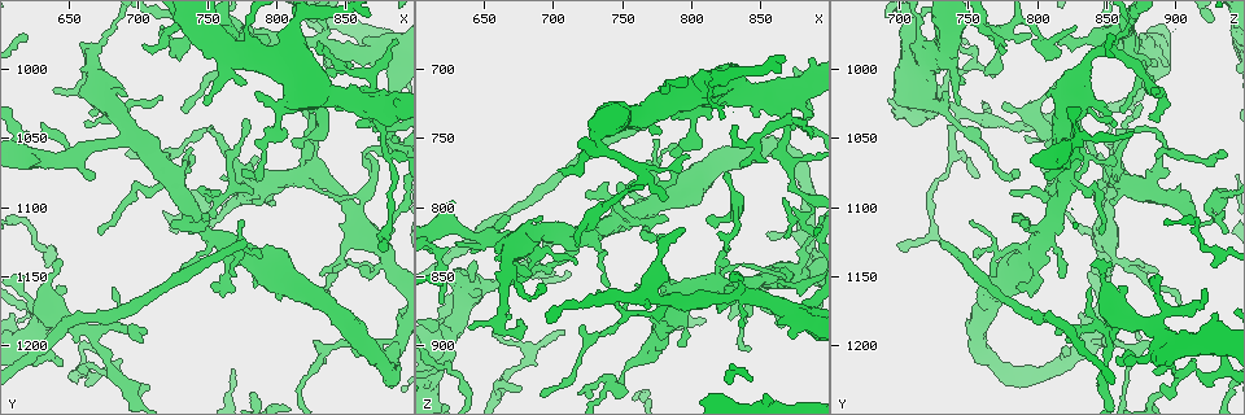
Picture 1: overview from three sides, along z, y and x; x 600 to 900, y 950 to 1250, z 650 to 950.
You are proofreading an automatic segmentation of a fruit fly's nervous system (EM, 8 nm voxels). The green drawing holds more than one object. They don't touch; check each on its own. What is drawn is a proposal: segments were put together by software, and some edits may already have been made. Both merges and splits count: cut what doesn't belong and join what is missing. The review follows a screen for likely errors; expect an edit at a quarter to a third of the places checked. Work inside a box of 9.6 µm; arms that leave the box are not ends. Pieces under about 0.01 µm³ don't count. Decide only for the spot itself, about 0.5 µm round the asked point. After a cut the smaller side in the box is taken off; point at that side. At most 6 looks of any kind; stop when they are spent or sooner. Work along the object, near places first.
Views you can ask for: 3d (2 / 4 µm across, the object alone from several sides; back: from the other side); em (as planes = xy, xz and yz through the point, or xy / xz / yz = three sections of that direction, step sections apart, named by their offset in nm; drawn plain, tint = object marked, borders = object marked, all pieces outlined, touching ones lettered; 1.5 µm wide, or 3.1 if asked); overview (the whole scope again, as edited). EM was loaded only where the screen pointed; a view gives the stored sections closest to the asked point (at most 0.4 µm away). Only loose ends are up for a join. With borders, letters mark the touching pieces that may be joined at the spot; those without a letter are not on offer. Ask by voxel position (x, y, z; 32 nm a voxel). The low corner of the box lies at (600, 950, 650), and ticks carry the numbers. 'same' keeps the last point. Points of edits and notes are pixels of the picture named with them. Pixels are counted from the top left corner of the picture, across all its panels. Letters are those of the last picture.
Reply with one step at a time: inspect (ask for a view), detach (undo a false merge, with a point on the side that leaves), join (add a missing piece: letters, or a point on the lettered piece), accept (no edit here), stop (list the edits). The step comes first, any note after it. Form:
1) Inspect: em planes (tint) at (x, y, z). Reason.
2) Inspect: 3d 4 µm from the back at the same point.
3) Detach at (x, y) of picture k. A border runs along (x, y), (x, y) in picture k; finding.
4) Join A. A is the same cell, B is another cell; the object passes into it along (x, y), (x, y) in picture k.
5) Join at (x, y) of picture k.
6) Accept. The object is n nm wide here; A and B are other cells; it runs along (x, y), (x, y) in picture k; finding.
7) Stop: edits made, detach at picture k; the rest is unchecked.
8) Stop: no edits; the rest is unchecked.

Inspect: 3d 4 µm from the back at (708, 1228, 890). An open end.

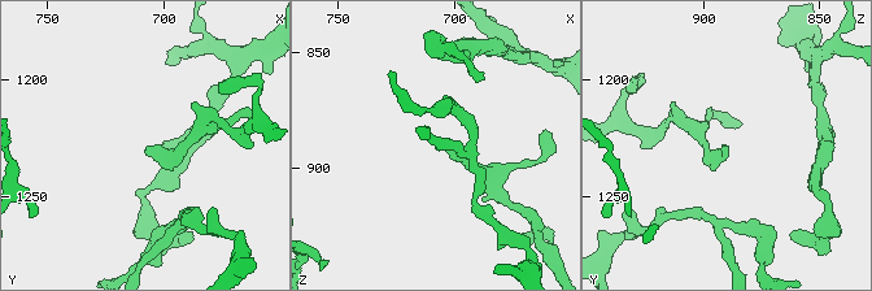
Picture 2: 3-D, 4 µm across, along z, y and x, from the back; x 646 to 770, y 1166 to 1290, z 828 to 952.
Inspect: em xz step 8 (borders) at (708, 1228, 892). Shape alone is not enough.

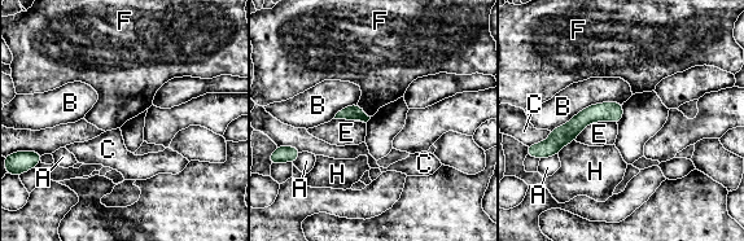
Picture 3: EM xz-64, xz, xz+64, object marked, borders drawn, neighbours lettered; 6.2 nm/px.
Accept. A, B, C, E, F and H are other cells; a border runs along (357, 104), (370, 117) in picture 3; no lettered piece goes on from it.

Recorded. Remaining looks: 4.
Inspect: 3d 4 µm at (836, 1090, 840). Free end.

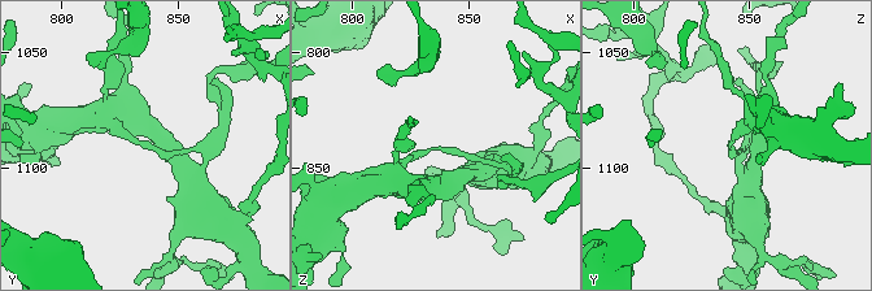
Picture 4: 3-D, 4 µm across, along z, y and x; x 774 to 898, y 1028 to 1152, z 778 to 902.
Inspect: em planes (borders) at (835, 1090, 840). Need the tissue.

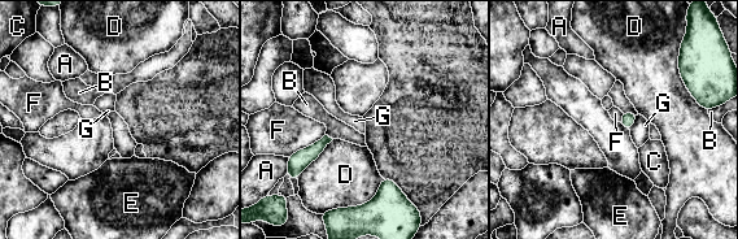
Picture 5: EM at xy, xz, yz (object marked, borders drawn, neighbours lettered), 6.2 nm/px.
Accept. The longest contact is with D, 300 nm; A, B, C, D, E, F and G are other cells; a border runs along (324, 134), (288, 157) in picture 5; no lettered piece goes on from it.

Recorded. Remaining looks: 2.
Stop: no edits; the rest is unchecked.

